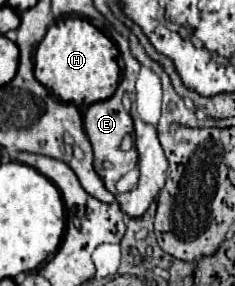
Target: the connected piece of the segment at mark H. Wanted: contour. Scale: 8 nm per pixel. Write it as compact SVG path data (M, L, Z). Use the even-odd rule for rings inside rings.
M62 18L56 20L44 40L36 48L34 74L40 84L50 88L54 96L64 104L90 106L108 100L118 86L118 48L88 20L84 18Z

